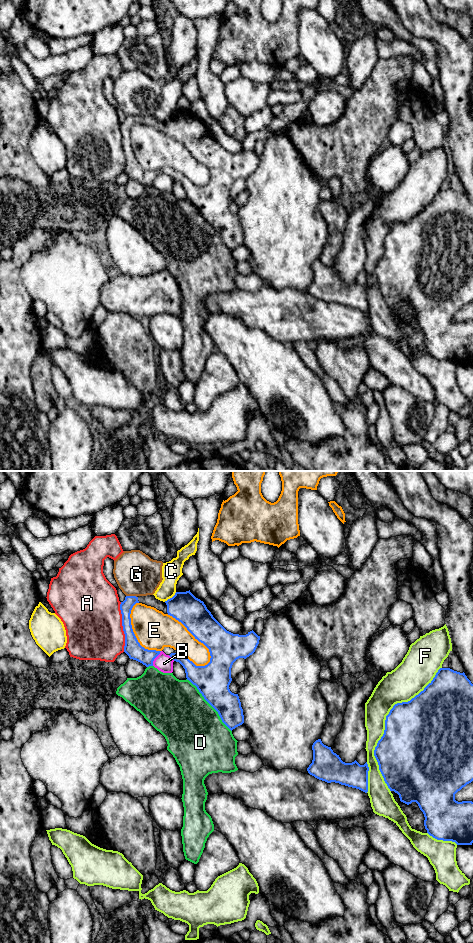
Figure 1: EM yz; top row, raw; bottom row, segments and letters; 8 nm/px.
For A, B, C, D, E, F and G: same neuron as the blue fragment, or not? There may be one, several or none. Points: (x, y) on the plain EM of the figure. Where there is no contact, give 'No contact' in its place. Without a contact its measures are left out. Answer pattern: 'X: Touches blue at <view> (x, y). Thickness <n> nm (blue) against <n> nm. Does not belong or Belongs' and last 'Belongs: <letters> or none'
A: Touches blue at yz (123, 147). Thickness 140 nm (blue) against 460 nm. Does not belong
B: Touches blue at yz (155, 177). Thickness 140 nm (blue) against 140 nm. Does not belong
C: Touches blue at yz (170, 118). Thickness 240 nm (blue) against 160 nm. Does not belong
D: Touches blue at yz (209, 223). Thickness 280 nm (blue) against 480 nm. Does not belong
E: Touches blue at yz (196, 158). Thickness 260 nm (blue) against 240 nm. Does not belong
F: Touches blue at yz (385, 243). Thickness 500 nm (blue) against 220 nm. Does not belong
G: Touches blue at yz (131, 116). Thickness 100 nm (blue) against 340 nm. Does not belong
Belongs: none

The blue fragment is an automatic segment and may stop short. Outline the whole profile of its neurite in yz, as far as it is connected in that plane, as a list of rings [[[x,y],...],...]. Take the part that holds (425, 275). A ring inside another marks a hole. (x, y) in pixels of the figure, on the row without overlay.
[[[440,188],[423,211],[408,222],[395,224],[386,236],[384,254],[374,276],[390,311],[397,313],[407,325],[418,324],[430,356],[457,365],[472,365],[473,322],[455,320],[455,314],[473,301],[473,204],[464,192]]]

